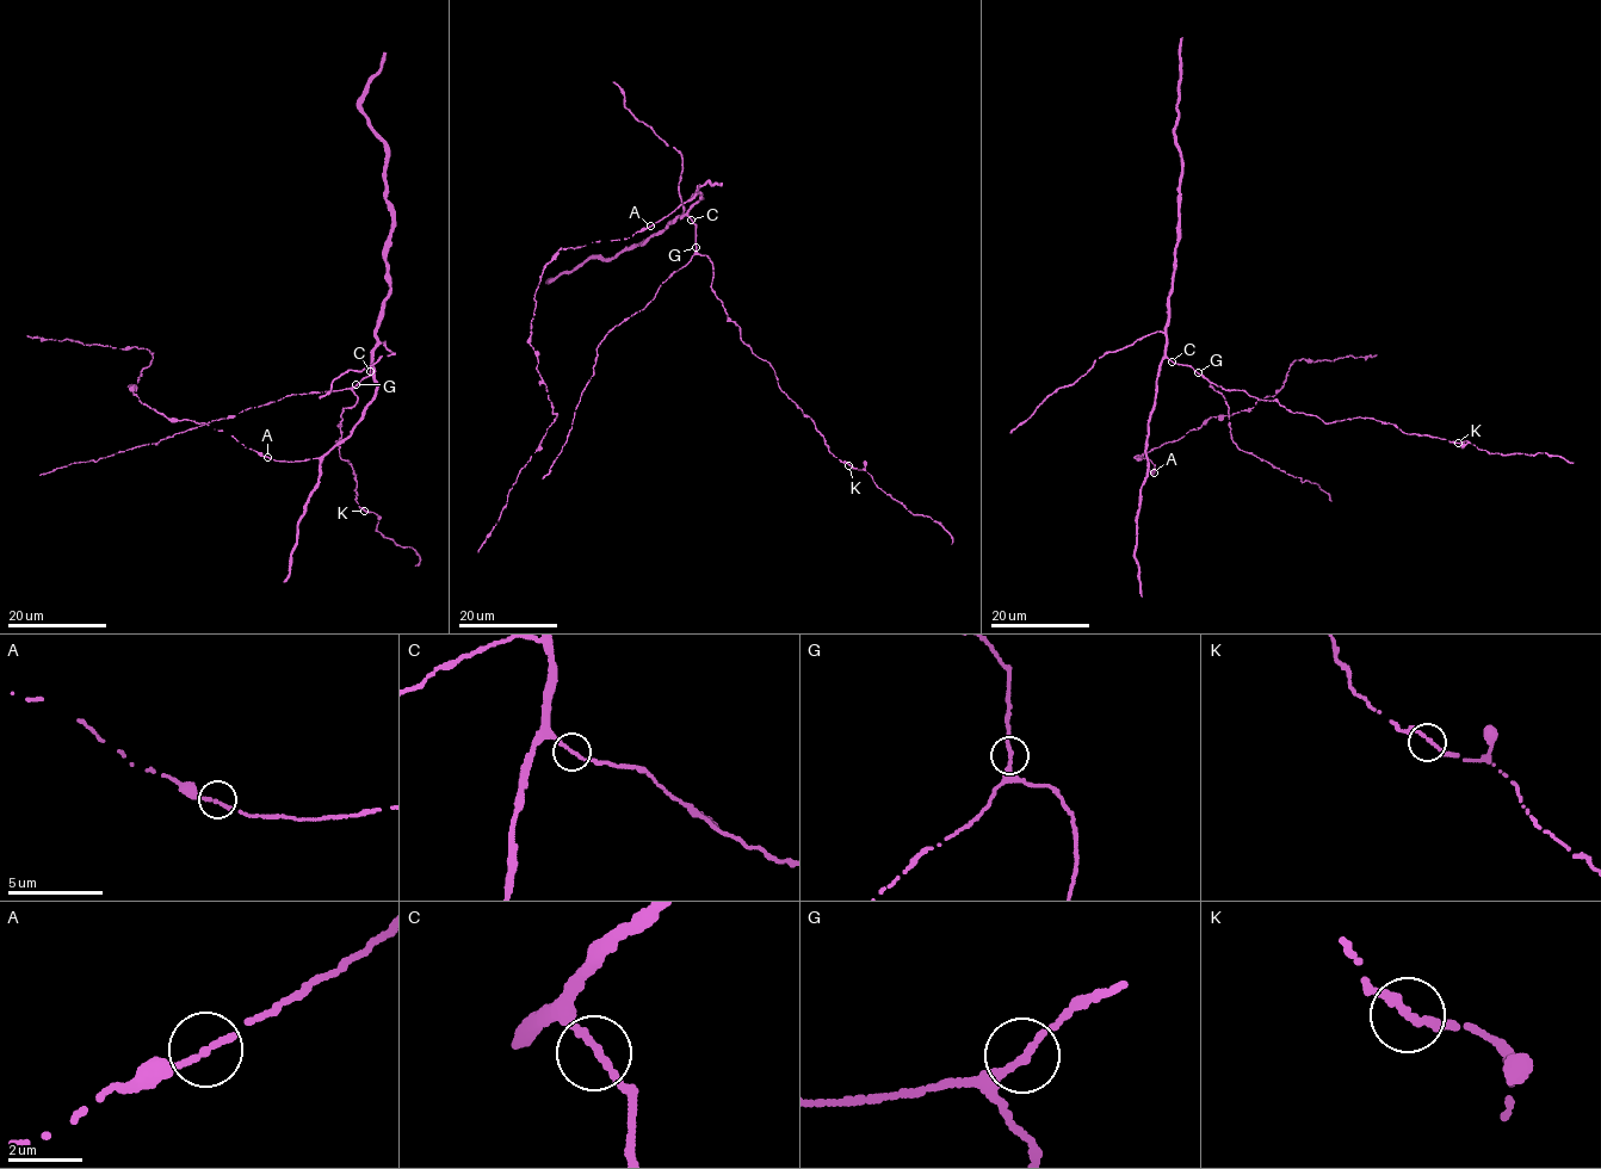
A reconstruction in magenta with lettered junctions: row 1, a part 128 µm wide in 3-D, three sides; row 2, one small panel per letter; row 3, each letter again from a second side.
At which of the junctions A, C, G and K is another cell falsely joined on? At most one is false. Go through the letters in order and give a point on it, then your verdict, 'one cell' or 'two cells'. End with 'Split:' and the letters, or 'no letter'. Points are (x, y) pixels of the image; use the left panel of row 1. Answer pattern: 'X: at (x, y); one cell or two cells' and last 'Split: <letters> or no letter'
A: at (267, 457); one cell
C: at (370, 371); one cell
G: at (356, 384); one cell
K: at (364, 511); one cell
Split: no letter

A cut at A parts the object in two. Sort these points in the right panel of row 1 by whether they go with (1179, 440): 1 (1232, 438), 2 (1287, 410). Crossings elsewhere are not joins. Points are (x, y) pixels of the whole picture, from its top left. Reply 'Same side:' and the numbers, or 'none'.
Same side: none

